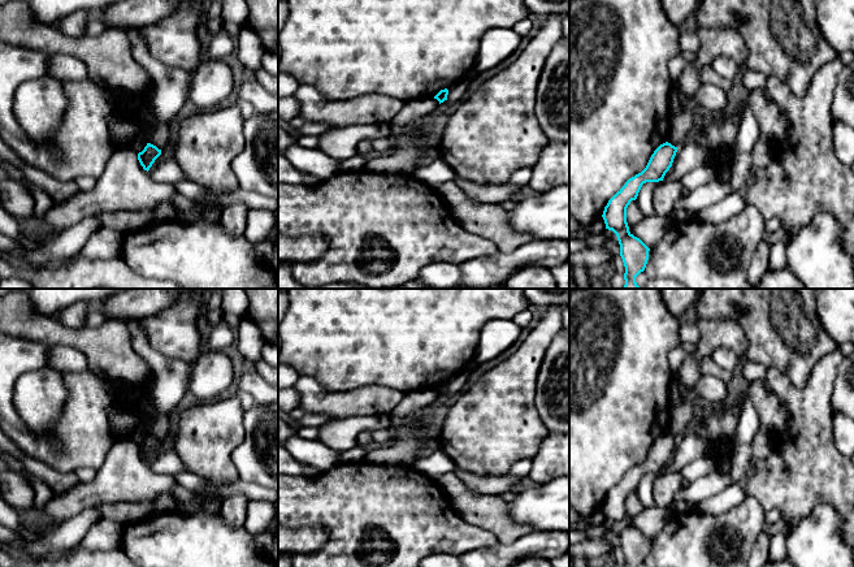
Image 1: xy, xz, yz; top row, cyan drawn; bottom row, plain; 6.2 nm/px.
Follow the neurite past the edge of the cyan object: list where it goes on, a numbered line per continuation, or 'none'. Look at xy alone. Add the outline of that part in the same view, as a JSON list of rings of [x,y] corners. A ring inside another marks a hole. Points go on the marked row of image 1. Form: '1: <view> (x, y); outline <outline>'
none

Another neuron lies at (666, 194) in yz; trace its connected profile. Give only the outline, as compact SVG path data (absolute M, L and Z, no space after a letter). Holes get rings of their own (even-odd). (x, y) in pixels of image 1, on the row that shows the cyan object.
M680 179L662 181L653 192L653 207L656 216L668 217L675 204L682 196L684 186Z

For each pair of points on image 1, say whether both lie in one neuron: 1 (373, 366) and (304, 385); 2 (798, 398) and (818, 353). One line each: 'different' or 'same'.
1: different
2: different

